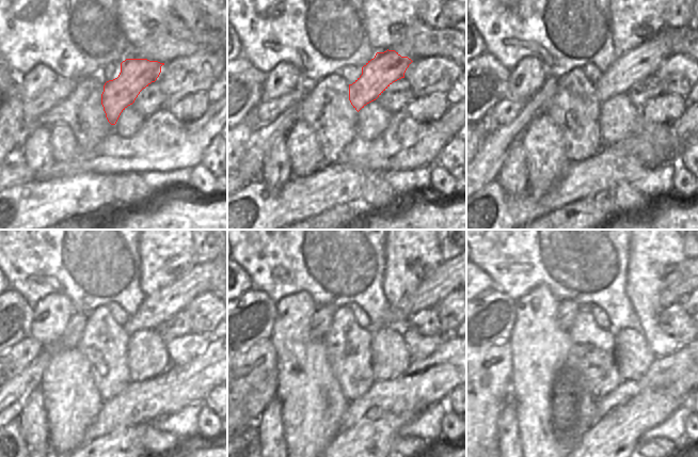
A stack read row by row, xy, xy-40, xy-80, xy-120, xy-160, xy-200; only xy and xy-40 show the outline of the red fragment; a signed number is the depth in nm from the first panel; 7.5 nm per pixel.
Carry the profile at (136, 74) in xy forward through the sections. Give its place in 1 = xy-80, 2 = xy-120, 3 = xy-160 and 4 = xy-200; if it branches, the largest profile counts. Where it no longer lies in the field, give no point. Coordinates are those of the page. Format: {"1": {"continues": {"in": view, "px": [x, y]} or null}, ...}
{"1": {"continues": {"in": "xy-80", "px": [643, 61]}}, "2": {"continues": {"in": "xy-120", "px": [157, 308]}}, "3": {"continues": {"in": "xy-160", "px": [444, 280]}}, "4": {"continues": {"in": "xy-200", "px": [683, 280]}}}

